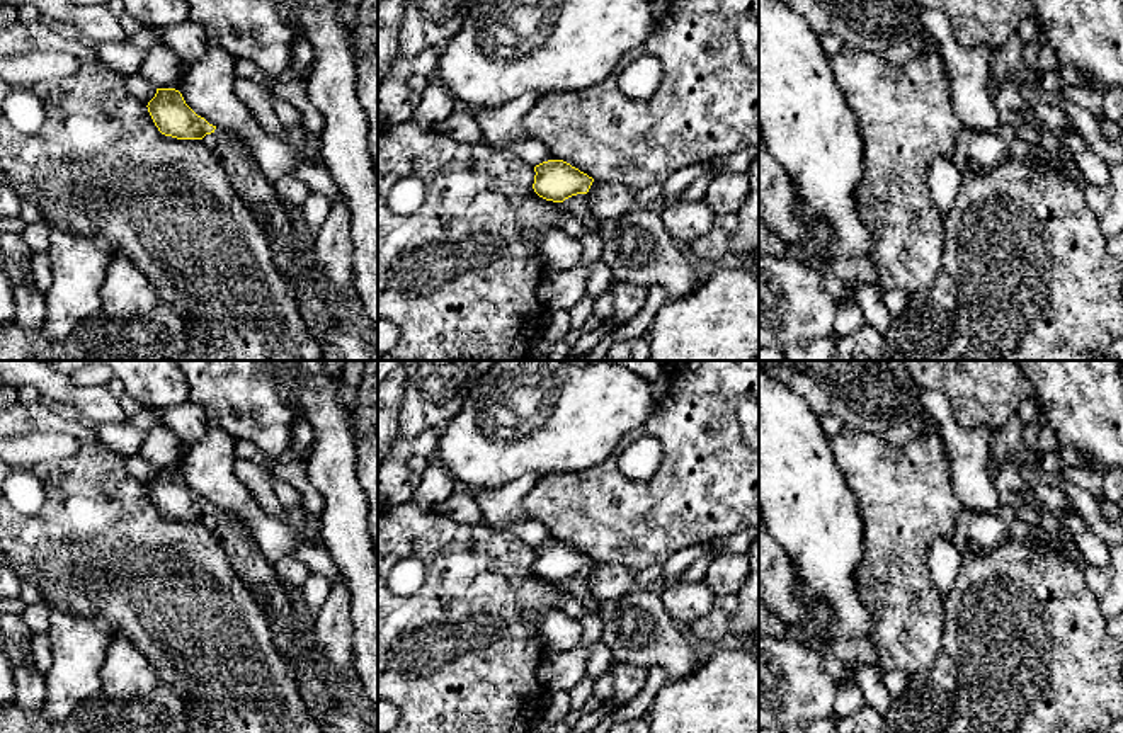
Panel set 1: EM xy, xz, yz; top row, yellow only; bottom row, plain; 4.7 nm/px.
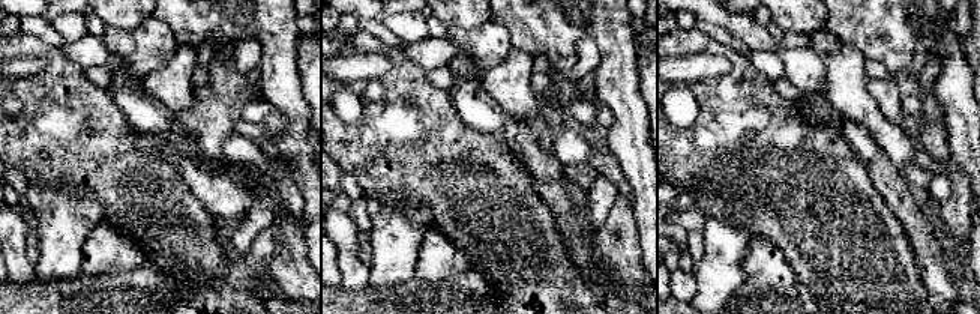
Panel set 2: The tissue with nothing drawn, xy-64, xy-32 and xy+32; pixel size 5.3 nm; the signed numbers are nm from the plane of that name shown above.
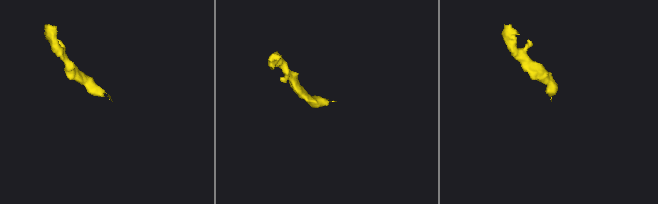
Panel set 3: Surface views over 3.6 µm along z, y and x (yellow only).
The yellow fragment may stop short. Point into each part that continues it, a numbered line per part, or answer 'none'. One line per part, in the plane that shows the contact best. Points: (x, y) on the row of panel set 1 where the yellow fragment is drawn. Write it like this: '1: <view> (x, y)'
1: xz (579, 206)

